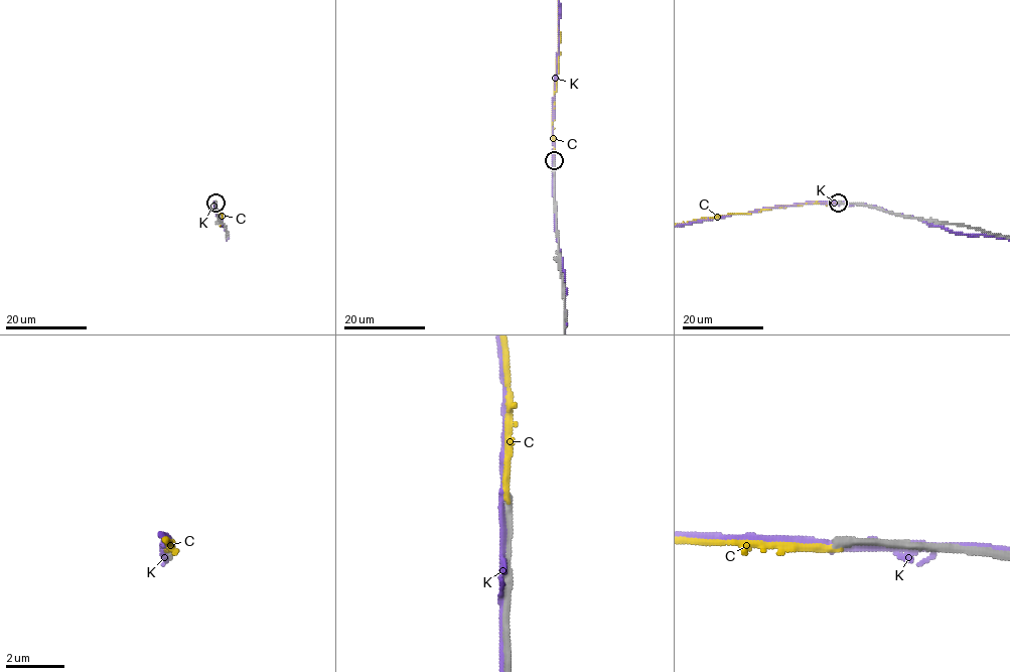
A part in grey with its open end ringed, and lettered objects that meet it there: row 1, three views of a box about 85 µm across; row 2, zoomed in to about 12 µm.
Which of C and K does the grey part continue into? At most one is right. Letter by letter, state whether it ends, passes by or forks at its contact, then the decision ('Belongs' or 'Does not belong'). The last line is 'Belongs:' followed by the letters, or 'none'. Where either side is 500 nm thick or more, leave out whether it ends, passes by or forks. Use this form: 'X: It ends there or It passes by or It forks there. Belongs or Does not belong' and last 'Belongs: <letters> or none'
C: It ends there. Does not belong
K: It forks there. Does not belong
Belongs: none

